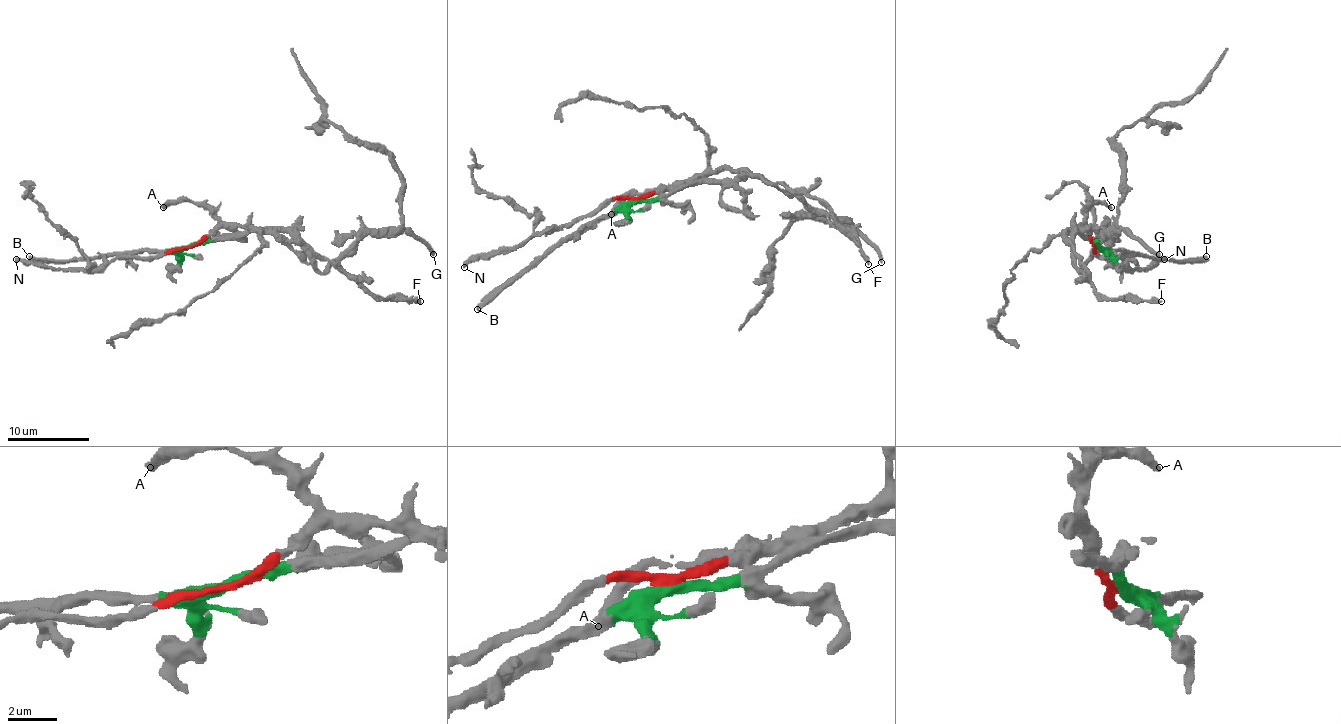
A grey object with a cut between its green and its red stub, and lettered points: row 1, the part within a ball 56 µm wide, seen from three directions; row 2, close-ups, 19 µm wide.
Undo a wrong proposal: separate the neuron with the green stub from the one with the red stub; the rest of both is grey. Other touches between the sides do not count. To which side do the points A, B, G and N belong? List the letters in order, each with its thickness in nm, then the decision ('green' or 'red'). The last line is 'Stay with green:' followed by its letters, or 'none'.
A: calibre 400 nm; red
B: calibre 440 nm; green
G: calibre 320 nm; green
N: calibre 320 nm; red
Stay with green: B, G

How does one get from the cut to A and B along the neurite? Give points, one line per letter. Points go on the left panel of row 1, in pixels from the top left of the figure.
A: (187, 246), (197, 244), (218, 220), (206, 208), (181, 201), (169, 201), (163, 208)
B: (187, 246), (59, 261), (32, 261), (28, 256)

